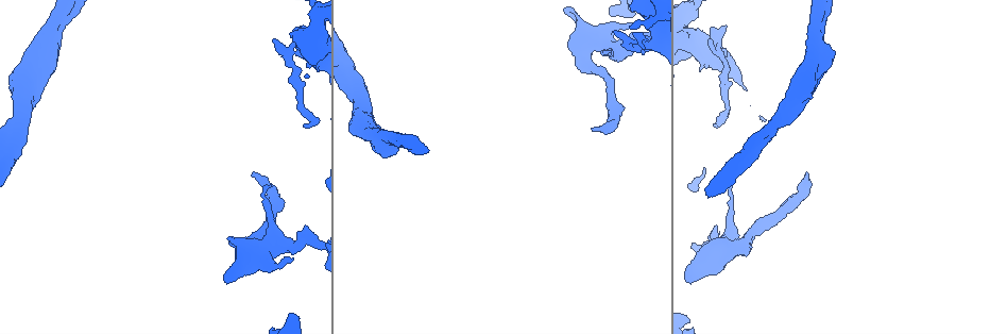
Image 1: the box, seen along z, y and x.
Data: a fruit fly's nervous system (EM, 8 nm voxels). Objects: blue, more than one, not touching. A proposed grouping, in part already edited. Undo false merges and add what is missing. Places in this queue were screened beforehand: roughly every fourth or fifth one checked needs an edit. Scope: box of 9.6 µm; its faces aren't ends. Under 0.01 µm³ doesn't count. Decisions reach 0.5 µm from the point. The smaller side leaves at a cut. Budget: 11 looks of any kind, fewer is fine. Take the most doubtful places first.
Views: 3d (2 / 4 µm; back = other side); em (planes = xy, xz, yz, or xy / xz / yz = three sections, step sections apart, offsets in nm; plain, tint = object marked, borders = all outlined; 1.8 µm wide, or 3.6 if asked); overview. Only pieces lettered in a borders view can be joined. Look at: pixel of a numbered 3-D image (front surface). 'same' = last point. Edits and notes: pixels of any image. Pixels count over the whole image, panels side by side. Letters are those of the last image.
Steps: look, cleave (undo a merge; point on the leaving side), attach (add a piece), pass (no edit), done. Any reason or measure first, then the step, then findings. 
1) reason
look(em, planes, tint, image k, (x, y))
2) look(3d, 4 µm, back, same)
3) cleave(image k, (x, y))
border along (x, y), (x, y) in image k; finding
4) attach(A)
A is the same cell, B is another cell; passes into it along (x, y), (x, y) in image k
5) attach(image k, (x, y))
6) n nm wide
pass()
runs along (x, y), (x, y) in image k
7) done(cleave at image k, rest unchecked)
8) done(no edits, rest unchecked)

branch stops here
look(em, planes, borders, image 1, (253, 177))

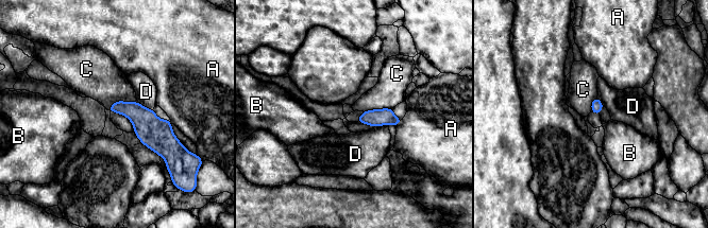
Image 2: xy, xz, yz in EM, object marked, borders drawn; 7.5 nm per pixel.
pass()
A, B, C and D are other cells; border along (137, 101), (115, 101), (107, 109) in image 2; none of them fits

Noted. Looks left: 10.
an open end
look(em, yz, step 16, borders, image 1, (293, 258))

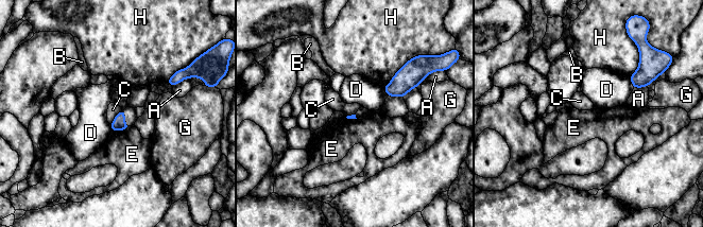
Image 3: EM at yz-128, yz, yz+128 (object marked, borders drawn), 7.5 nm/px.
look(em, planes, borders, same)

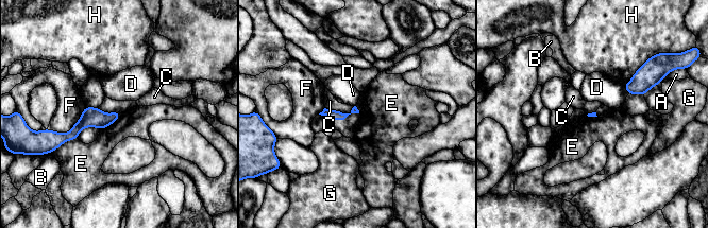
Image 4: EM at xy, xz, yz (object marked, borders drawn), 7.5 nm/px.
pass()
A, B, C, D, E, F, G and H are other cells; runs along (116, 115), (87, 119), (61, 137) in image 4; no lettered piece goes on from it

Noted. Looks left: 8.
an open end
look(em, planes, borders, image 1, (647, 36))

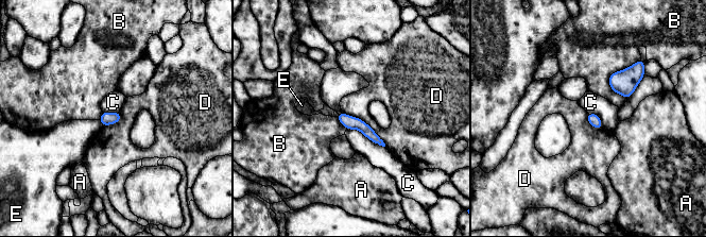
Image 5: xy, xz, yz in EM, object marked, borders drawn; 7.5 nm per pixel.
D touches over 420 nm
pass()
A, B, C, D and E are other cells; border along (342, 112), (362, 119), (385, 146) in image 5; none of them fits

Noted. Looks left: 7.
three-way junction
look(em, yz, step 8, borders, image 1, (14, 139))

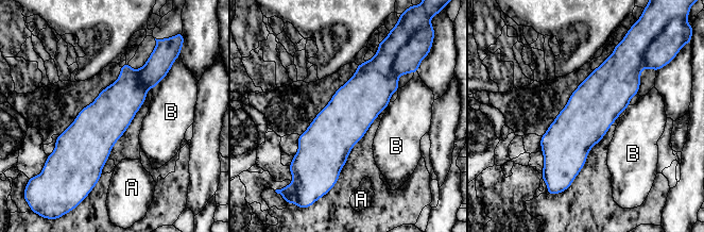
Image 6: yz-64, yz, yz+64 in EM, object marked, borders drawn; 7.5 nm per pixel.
look(em, planes, borders, same)

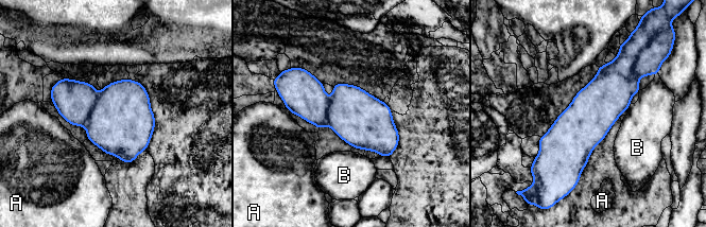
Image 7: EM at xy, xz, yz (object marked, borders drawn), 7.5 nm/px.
B touches over 50 nm
pass()
A and B are other cells; border along (631, 104), (627, 109) in image 7; continuous, no second neuron

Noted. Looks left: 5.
narrows sharply
look(3d, 4 µm, image 1, (650, 46))

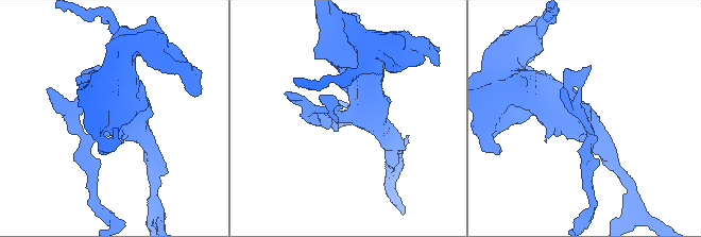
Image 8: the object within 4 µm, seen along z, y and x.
look(em, 3.6 µm, planes, tint, image 8, (347, 116))

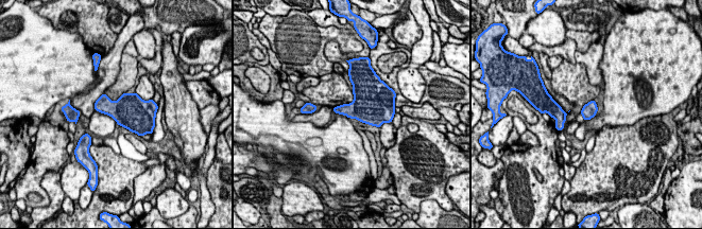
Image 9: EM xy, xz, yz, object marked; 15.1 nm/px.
look(em, 3.6 µm, planes, borders, same)

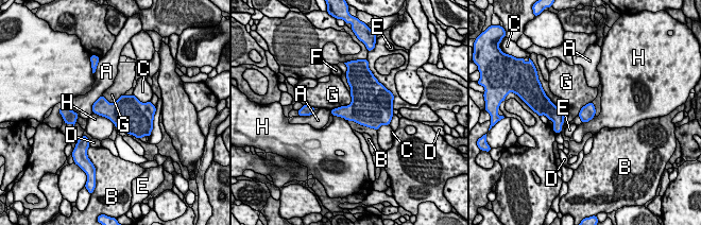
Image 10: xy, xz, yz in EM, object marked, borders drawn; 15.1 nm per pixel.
220 nm wide
pass()
A, B, C, D, E, F, G and H are other cells; border along (93, 113), (106, 117), (115, 126) in image 10; all the same neuron

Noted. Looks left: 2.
done(no edits, rest unchecked)

